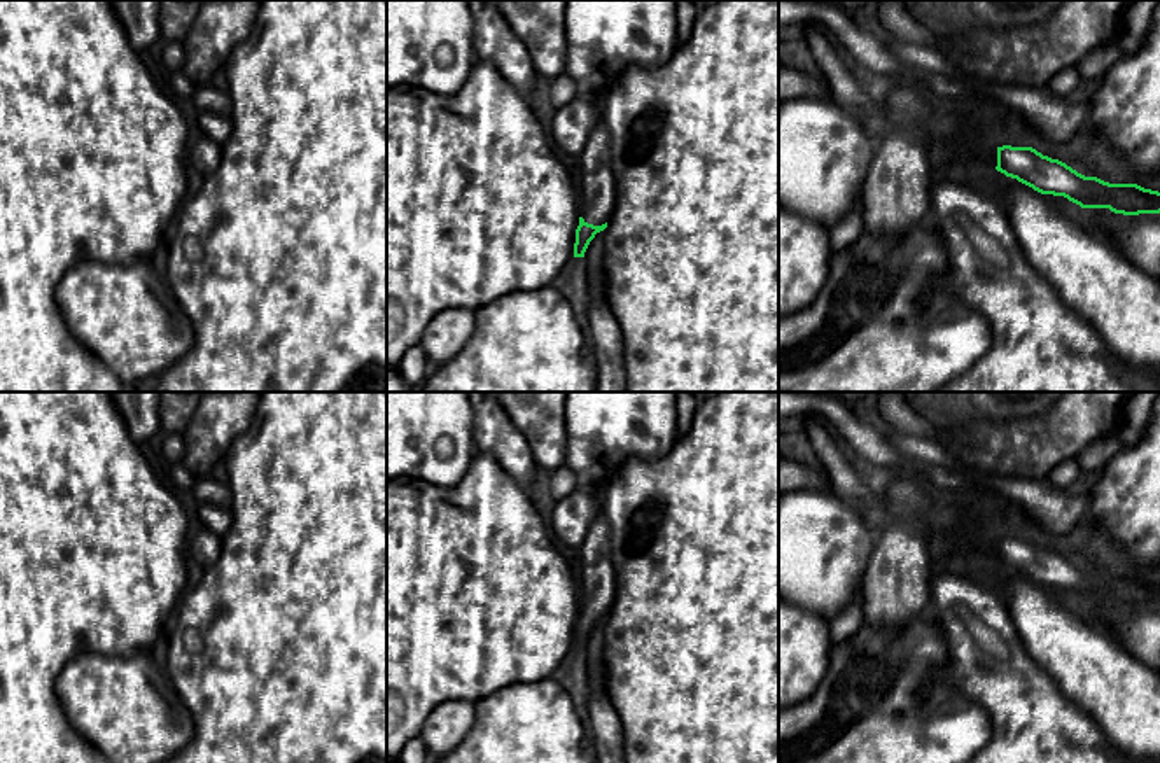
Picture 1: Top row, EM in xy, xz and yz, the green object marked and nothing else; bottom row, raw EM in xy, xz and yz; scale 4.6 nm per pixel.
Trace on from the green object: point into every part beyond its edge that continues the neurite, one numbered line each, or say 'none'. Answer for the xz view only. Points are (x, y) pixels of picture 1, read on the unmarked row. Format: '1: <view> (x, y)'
1: xz (597, 580)

